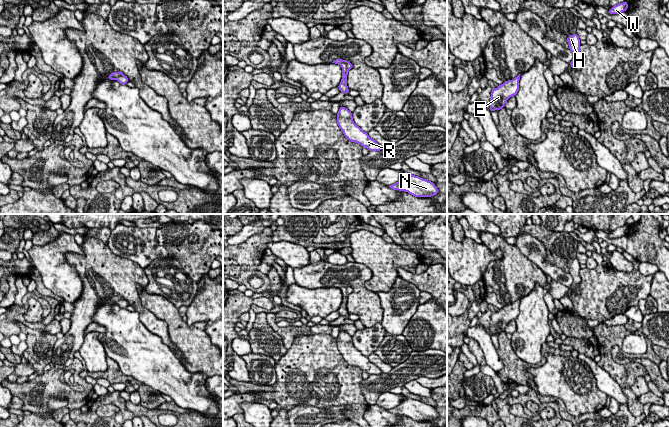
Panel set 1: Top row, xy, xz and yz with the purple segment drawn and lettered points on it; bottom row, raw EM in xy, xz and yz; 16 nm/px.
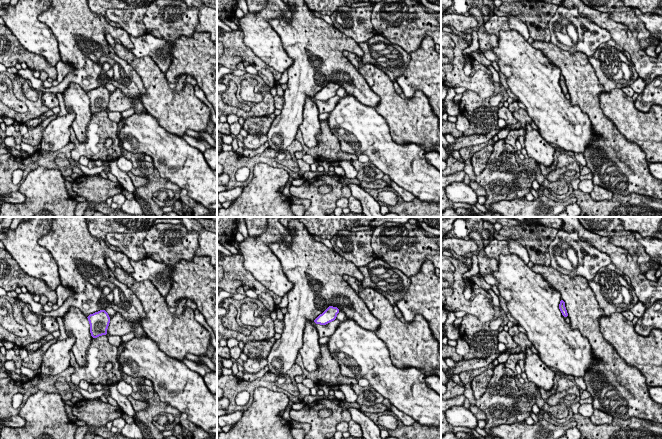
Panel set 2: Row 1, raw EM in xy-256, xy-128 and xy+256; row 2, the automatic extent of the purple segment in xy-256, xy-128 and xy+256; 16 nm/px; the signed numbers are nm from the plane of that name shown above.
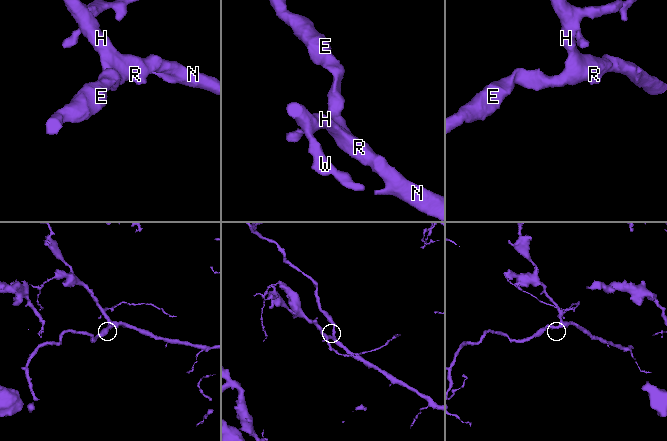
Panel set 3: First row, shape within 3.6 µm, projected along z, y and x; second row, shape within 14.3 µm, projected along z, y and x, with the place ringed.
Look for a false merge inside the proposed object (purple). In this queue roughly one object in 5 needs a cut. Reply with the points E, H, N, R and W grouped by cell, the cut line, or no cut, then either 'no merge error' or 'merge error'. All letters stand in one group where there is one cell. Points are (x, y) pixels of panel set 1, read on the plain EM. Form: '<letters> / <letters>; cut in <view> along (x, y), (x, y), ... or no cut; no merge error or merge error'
E H N R W; no cut; no merge error

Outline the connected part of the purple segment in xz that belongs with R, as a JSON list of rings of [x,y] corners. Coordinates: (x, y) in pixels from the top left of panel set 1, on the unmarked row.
[[[340,330],[337,337],[337,348],[349,365],[356,366],[369,375],[382,374],[382,371],[374,363],[371,363],[368,357],[354,347],[352,336],[347,332]]]

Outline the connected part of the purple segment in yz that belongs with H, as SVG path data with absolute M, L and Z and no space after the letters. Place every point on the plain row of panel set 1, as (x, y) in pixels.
M577 257L568 260L567 266L569 273L573 278L573 284L570 286L571 292L577 292L579 290L579 283L581 282L580 277L580 263Z

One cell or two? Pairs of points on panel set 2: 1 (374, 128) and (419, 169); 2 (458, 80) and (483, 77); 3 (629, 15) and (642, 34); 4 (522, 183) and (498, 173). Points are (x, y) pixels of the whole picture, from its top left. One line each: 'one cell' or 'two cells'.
1: one cell
2: one cell
3: one cell
4: one cell

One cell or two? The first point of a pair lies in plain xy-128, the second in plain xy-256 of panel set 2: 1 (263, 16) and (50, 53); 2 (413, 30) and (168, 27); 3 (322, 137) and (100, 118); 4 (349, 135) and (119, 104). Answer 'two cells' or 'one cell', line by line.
1: one cell
2: one cell
3: one cell
4: two cells

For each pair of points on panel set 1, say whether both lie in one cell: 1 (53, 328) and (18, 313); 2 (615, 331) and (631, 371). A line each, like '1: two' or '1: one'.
1: one
2: one

